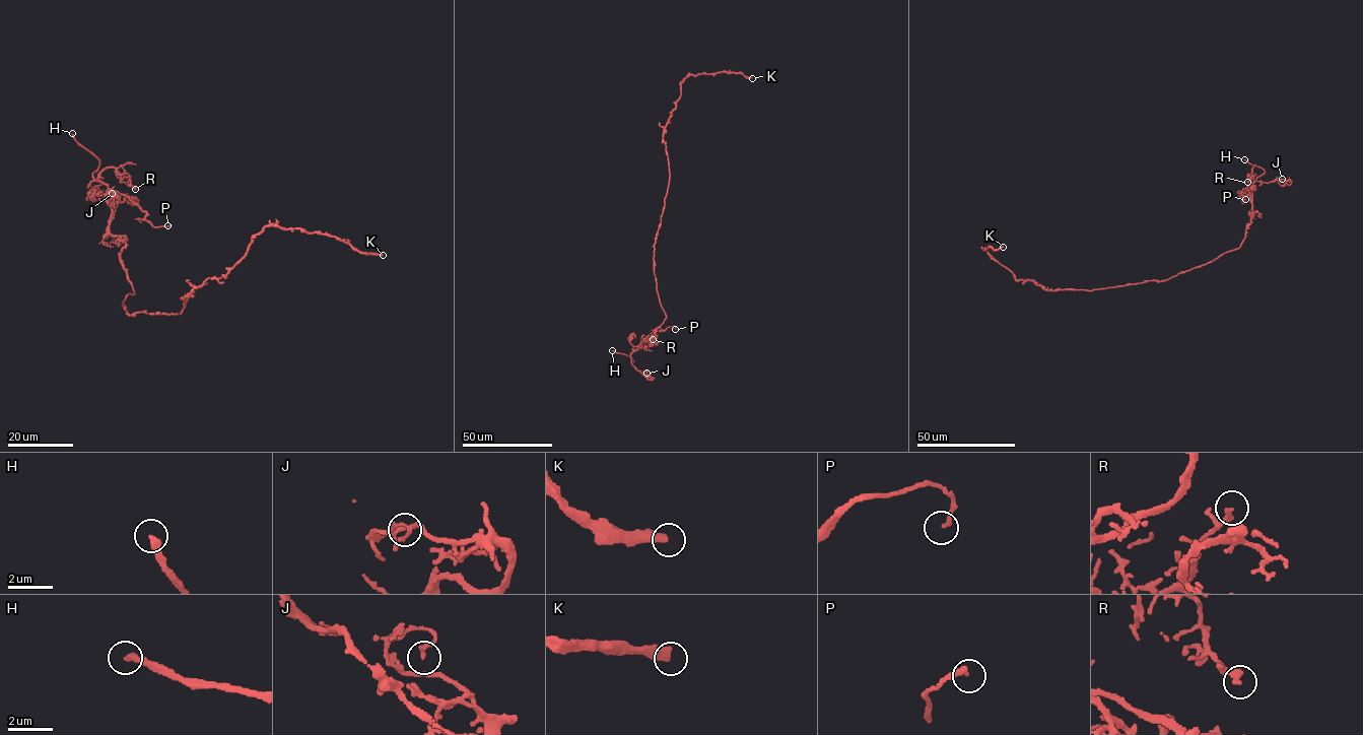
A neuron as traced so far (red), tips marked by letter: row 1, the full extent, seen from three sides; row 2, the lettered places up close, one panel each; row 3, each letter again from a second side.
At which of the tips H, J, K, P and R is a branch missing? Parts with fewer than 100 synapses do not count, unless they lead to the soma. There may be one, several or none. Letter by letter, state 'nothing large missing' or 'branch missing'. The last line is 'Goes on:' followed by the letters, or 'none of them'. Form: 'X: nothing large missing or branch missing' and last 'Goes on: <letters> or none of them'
H: branch missing
J: nothing large missing
K: branch missing
P: nothing large missing
R: nothing large missing
Goes on: H, K

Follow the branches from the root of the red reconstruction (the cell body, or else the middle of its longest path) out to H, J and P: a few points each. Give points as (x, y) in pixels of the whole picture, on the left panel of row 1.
H: (147, 313), (122, 307), (135, 294), (125, 241), (109, 232), (99, 161), (72, 133)
J: (147, 313), (122, 307), (135, 294), (125, 241), (109, 232), (107, 186), (88, 187), (113, 204), (112, 193)
P: (147, 313), (122, 307), (135, 294), (107, 195), (167, 225)

